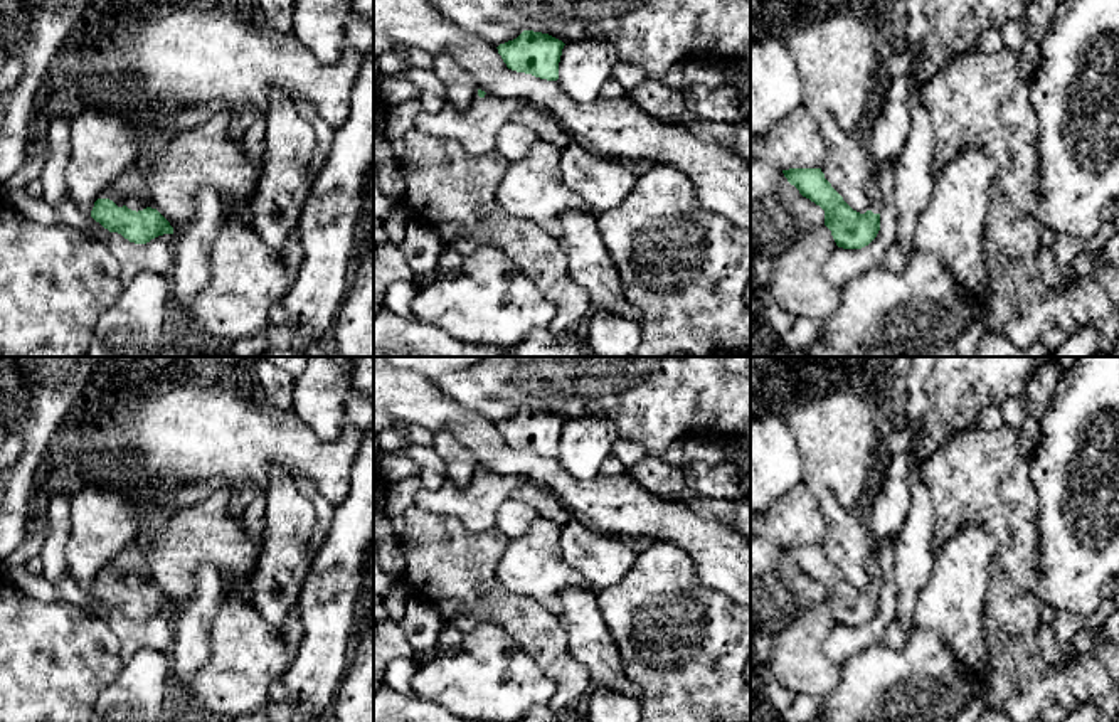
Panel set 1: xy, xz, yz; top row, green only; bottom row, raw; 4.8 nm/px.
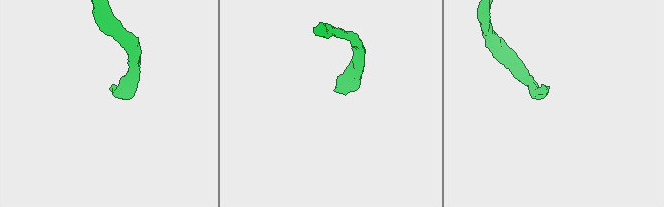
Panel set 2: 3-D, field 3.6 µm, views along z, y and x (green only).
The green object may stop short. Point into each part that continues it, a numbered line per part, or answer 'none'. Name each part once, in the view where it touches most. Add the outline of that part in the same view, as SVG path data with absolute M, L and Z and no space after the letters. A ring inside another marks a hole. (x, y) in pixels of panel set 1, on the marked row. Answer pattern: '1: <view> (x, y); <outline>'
1: xy (125, 184); M126 170L109 182L109 185L99 194L98 199L109 199L118 207L125 205L126 197L143 197L145 185L135 173Z

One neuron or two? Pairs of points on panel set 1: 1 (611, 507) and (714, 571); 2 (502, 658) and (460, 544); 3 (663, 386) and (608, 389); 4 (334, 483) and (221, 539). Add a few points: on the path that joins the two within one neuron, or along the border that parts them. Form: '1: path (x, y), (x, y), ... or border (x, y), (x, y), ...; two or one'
1: path (638, 512), (670, 520), (694, 544); one
2: border (463, 633), (482, 623), (495, 623), (520, 647); two
3: path (650, 386), (621, 386); one
4: border (224, 485), (233, 495), (231, 510), (241, 517); two

